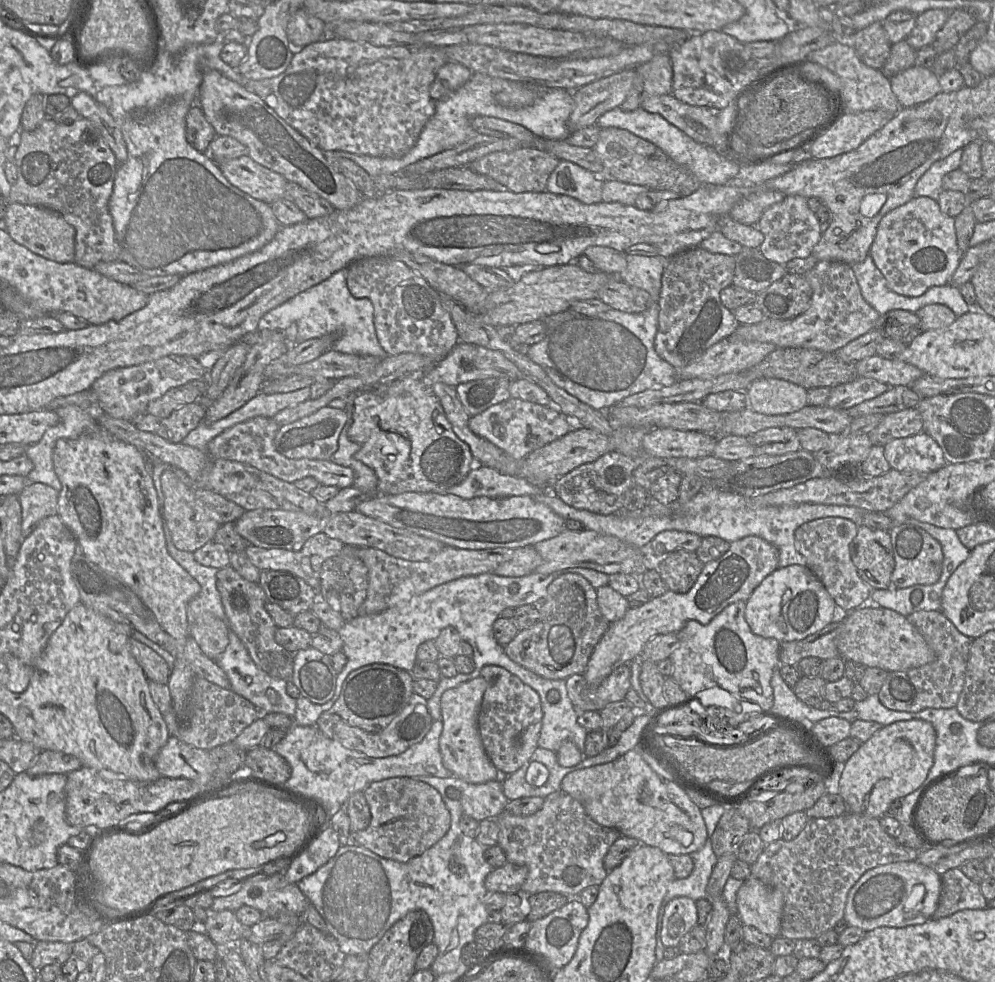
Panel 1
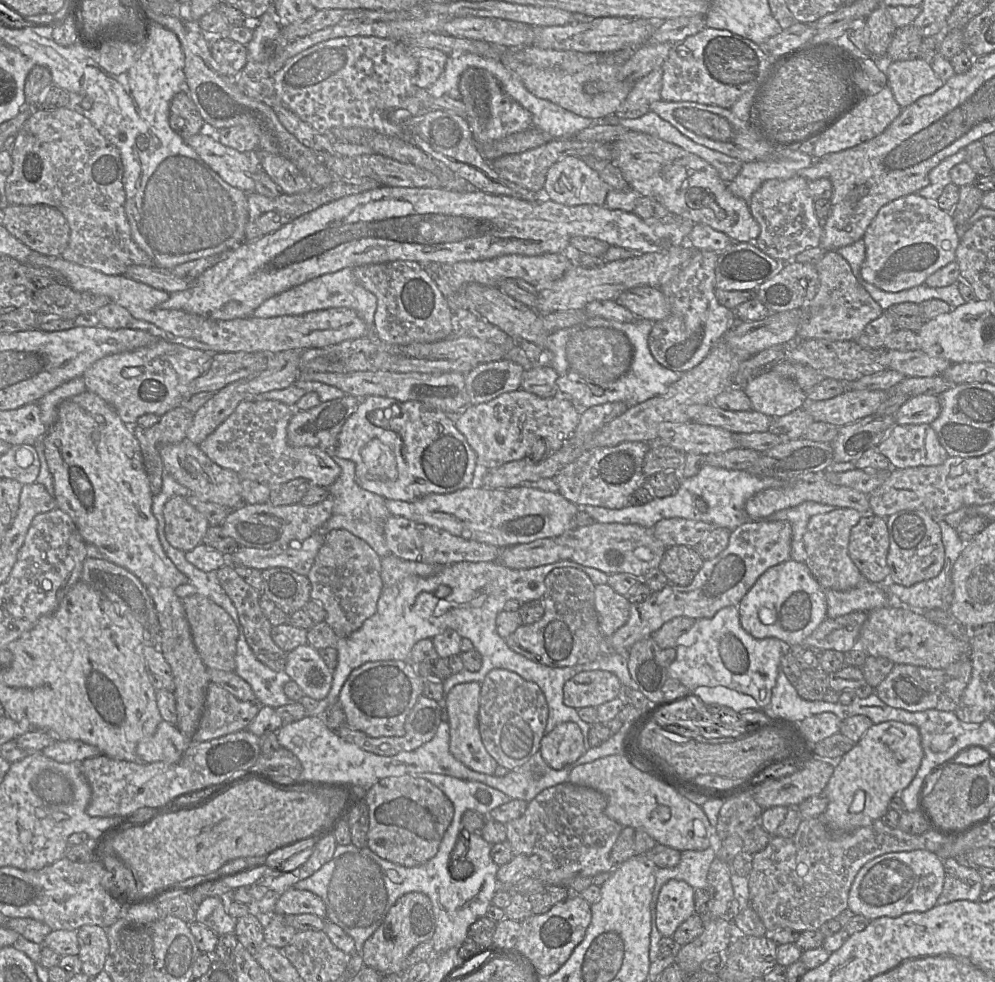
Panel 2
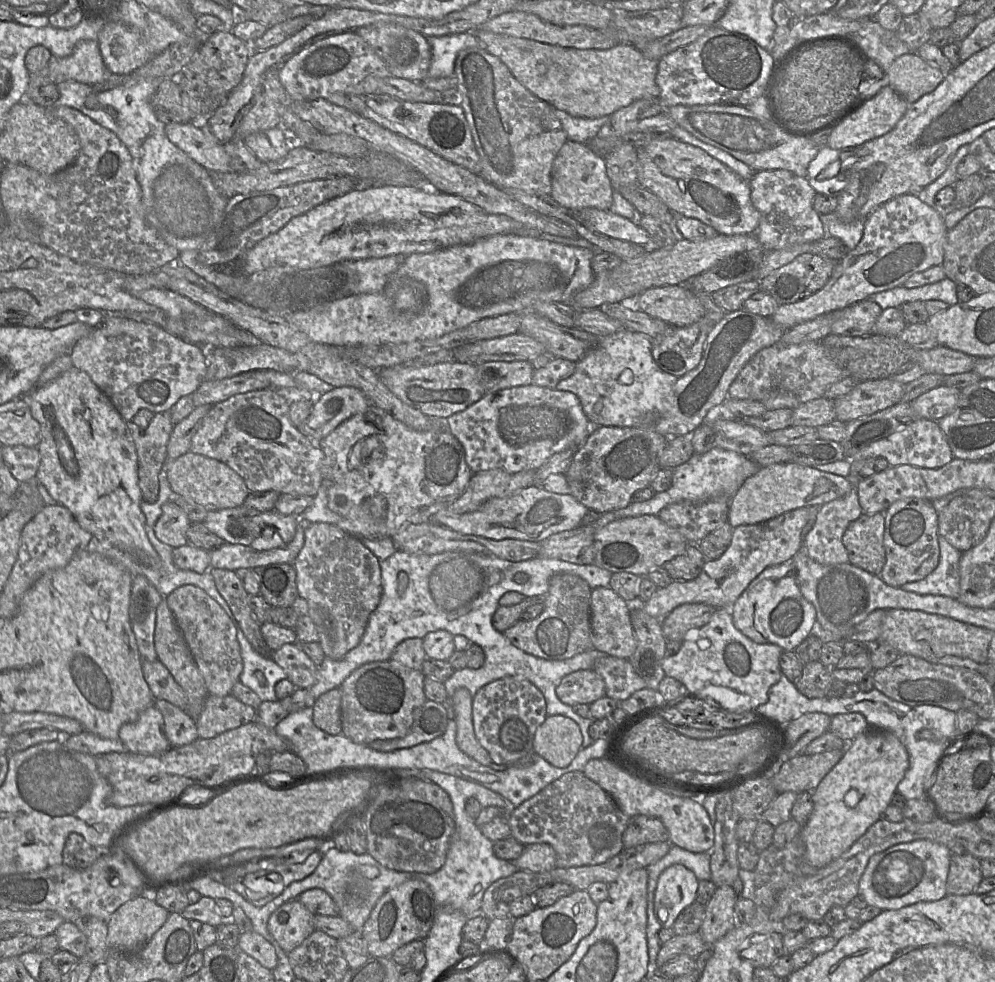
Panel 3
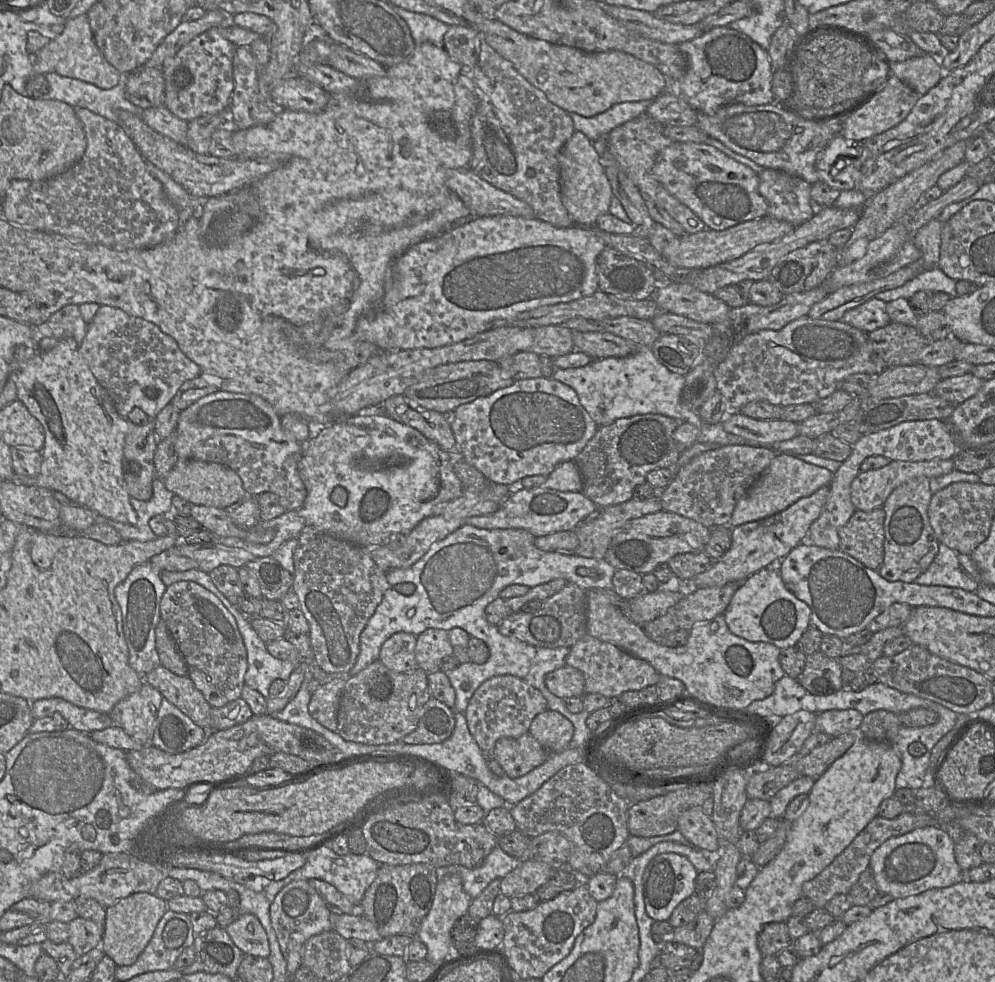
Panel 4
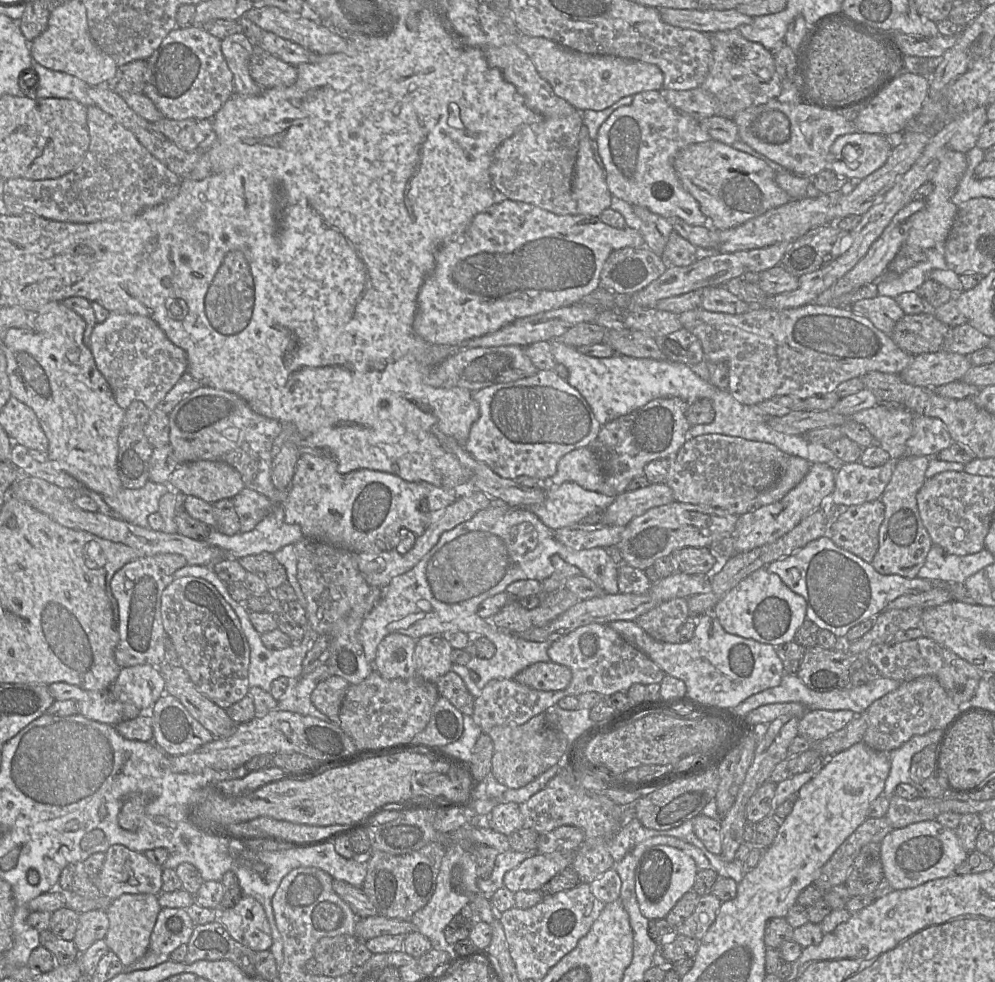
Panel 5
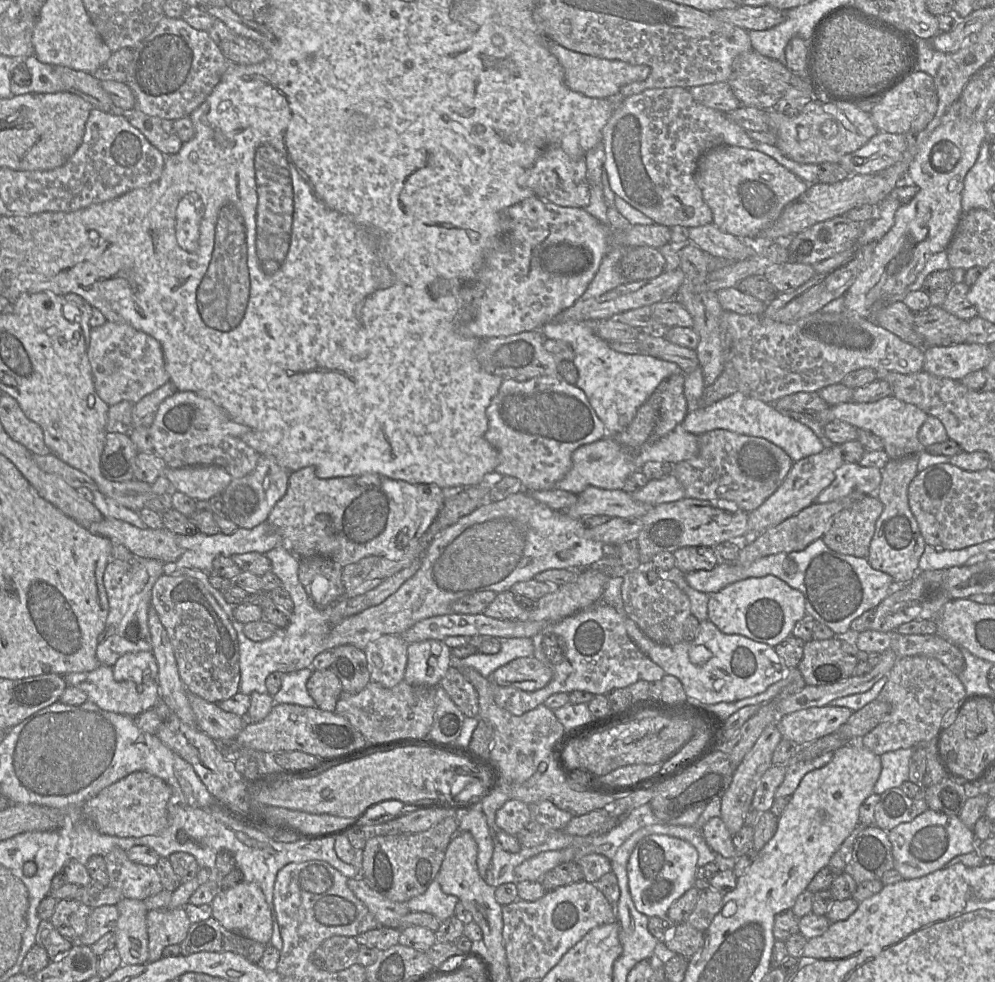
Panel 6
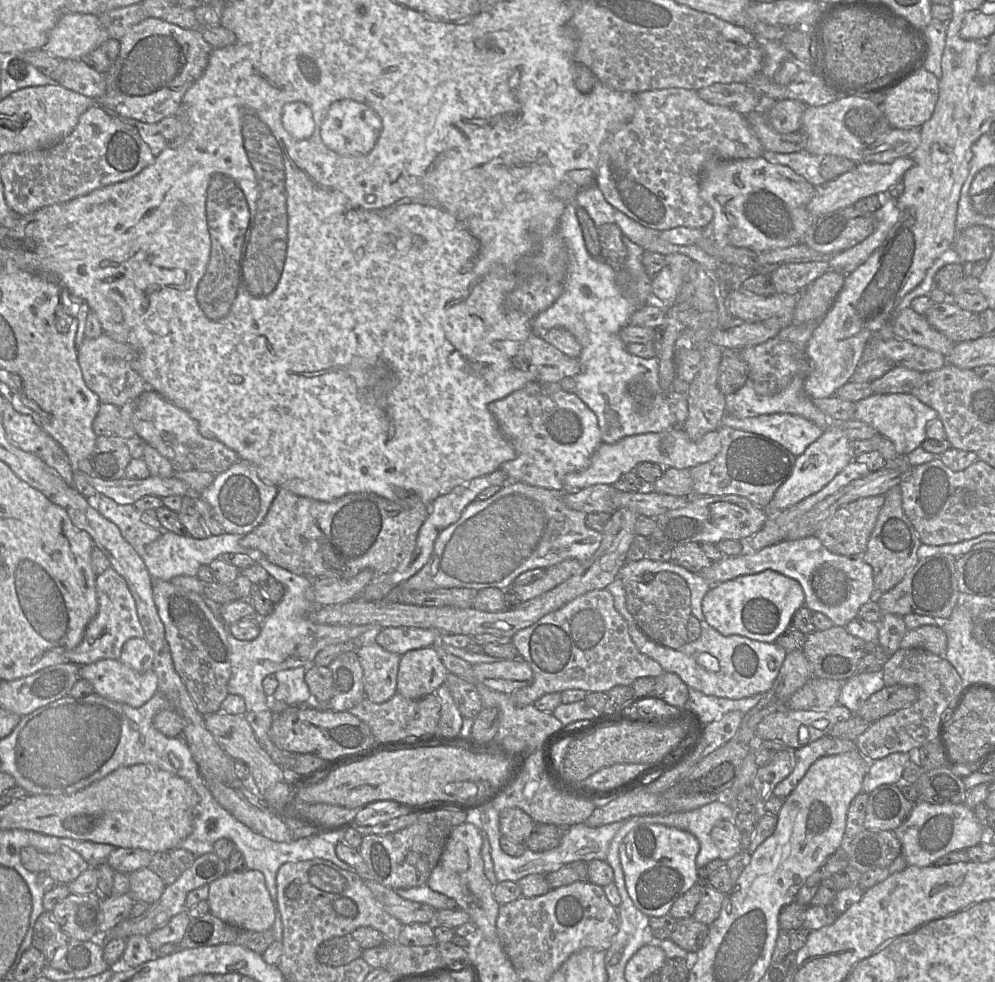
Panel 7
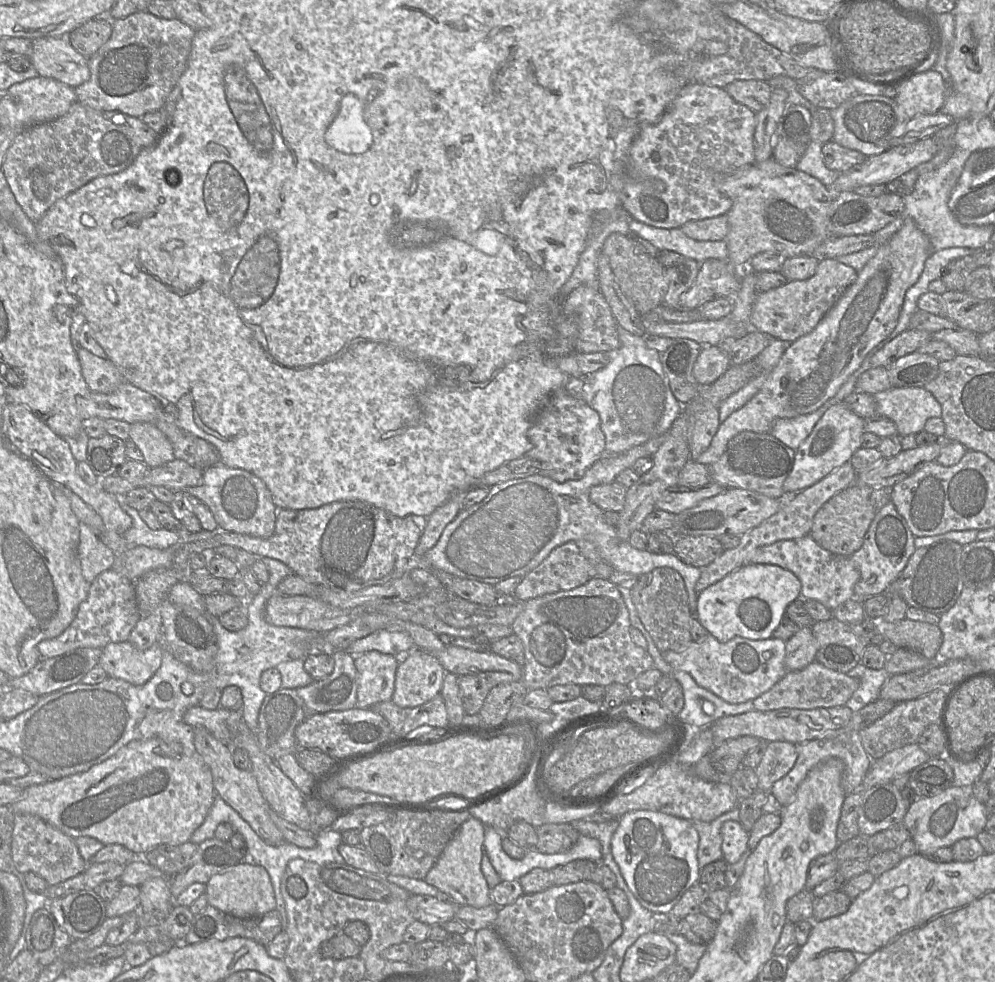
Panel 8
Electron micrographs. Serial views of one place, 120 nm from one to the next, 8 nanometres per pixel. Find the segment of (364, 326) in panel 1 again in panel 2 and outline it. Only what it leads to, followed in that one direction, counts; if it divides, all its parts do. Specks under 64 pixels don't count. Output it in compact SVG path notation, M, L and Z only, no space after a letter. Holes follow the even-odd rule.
M354 268L324 274L294 286L265 300L253 313L256 318L270 318L284 315L301 315L328 308L350 308L355 310L371 328L373 336L374 316L377 308L376 296L361 286L354 278Z

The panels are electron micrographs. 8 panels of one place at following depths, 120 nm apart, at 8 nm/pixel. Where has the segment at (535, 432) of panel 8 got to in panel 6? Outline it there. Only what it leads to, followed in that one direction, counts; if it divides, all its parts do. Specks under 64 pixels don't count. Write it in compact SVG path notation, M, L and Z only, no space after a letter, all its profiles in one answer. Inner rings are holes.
M560 374L534 377L526 381L504 379L486 414L488 429L485 437L499 454L494 475L515 477L526 491L555 488L555 484L572 467L573 452L583 445L606 437L604 424L584 391L568 383Z

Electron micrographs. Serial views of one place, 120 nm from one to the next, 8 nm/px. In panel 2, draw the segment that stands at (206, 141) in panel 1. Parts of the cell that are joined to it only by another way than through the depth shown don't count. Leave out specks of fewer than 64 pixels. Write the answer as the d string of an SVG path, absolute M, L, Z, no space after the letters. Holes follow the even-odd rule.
M181 90L172 98L169 124L183 139L201 132L204 120L186 91Z

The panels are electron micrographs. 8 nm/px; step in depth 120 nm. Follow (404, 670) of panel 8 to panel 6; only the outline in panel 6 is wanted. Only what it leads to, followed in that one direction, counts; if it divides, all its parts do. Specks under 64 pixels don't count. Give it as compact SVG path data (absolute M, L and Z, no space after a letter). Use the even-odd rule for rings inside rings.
M444 641L408 644L404 681L413 686L437 687L451 665L451 649Z

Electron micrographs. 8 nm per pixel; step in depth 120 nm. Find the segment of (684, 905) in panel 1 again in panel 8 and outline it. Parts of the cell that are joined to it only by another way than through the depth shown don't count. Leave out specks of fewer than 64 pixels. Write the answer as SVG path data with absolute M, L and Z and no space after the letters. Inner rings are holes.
M600 809L586 820L604 822L618 819L618 828L611 839L611 851L630 891L640 904L652 913L668 913L682 895L695 883L699 883L700 868L697 852L699 834L692 823L683 818L651 810L635 810L621 817L609 817Z

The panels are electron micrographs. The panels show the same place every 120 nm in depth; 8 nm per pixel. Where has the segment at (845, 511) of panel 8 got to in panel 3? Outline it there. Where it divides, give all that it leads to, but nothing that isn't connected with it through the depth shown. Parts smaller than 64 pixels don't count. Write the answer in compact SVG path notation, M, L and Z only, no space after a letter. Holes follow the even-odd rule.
M862 513L851 522L842 538L849 562L880 576L886 561L884 530L884 513Z

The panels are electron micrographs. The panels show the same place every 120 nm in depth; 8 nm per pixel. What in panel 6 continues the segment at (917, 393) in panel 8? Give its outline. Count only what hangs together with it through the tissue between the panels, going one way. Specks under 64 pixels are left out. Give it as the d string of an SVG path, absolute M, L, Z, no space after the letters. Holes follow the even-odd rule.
M887 396L870 403L857 403L853 401L842 403L830 406L820 414L815 414L815 417L824 424L839 420L847 422L857 429L871 431L882 439L884 451L891 460L918 454L923 450L918 440L918 432L928 416L928 414L915 405L899 400L894 396Z

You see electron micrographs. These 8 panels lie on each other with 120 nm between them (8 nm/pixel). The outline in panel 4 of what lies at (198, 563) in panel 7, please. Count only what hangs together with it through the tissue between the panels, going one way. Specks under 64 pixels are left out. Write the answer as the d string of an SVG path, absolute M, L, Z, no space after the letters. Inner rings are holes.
M289 510L276 518L262 521L261 526L272 529L275 532L273 540L267 544L255 544L240 538L225 537L217 534L213 534L213 539L210 543L242 548L257 557L272 555L287 540L298 538L306 525L304 518L298 515L298 511Z

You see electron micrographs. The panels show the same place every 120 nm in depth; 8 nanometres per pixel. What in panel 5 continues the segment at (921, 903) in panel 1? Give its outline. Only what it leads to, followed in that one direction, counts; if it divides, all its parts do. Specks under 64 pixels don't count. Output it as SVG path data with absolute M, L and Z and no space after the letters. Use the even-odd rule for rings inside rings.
M926 820L896 828L881 842L884 877L894 890L914 888L928 881L947 877L968 857L956 832L937 820Z

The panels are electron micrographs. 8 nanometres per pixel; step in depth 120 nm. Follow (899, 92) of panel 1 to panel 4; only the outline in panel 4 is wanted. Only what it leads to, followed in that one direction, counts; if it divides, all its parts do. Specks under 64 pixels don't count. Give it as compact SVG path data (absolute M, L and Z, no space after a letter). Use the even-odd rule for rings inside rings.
M929 54L890 64L891 75L909 85L920 96L936 86L946 73L940 58Z

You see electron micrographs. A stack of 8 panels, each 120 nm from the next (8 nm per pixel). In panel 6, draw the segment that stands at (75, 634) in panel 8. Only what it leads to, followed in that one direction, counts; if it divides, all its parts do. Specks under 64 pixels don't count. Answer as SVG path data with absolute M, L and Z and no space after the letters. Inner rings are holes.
M154 559L111 560L104 571L103 582L109 603L105 630L97 645L96 658L101 665L113 668L126 653L152 651L148 627L152 589L157 579L167 572L166 565Z

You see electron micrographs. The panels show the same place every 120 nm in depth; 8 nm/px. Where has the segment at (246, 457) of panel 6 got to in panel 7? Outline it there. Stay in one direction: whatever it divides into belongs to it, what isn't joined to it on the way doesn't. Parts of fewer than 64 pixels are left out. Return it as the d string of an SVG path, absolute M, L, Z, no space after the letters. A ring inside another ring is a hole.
M146 389L136 398L133 423L136 435L167 458L174 471L198 470L217 475L240 460L234 450L220 441L202 436L197 422L185 410L152 389Z

